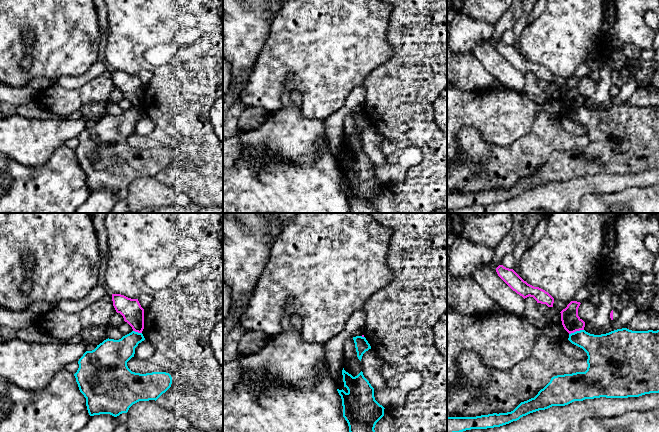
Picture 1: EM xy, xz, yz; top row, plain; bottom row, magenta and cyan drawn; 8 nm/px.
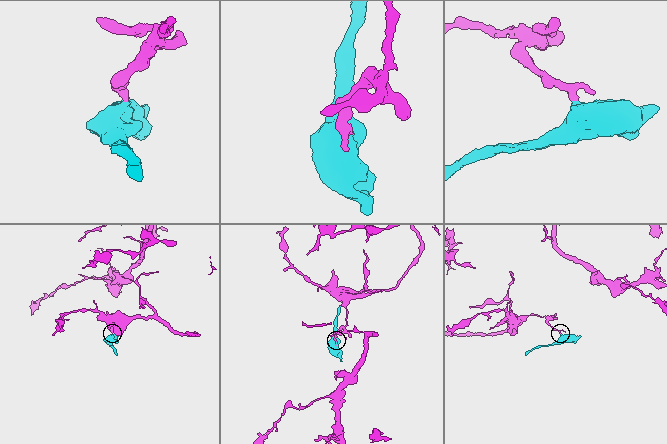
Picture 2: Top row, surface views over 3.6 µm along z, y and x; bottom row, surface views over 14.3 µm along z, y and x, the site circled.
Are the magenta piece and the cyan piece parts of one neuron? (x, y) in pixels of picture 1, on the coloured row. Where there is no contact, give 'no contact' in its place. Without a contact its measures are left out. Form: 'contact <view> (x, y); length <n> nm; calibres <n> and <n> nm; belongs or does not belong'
contact yz (576, 330); length 130 nm; calibres 150 and 240 nm; does not belong

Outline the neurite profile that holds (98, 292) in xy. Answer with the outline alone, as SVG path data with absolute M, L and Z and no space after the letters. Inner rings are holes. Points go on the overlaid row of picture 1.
M96 285L85 297L77 300L62 300L56 303L55 306L66 313L78 313L101 300L107 294L108 292L105 287Z

